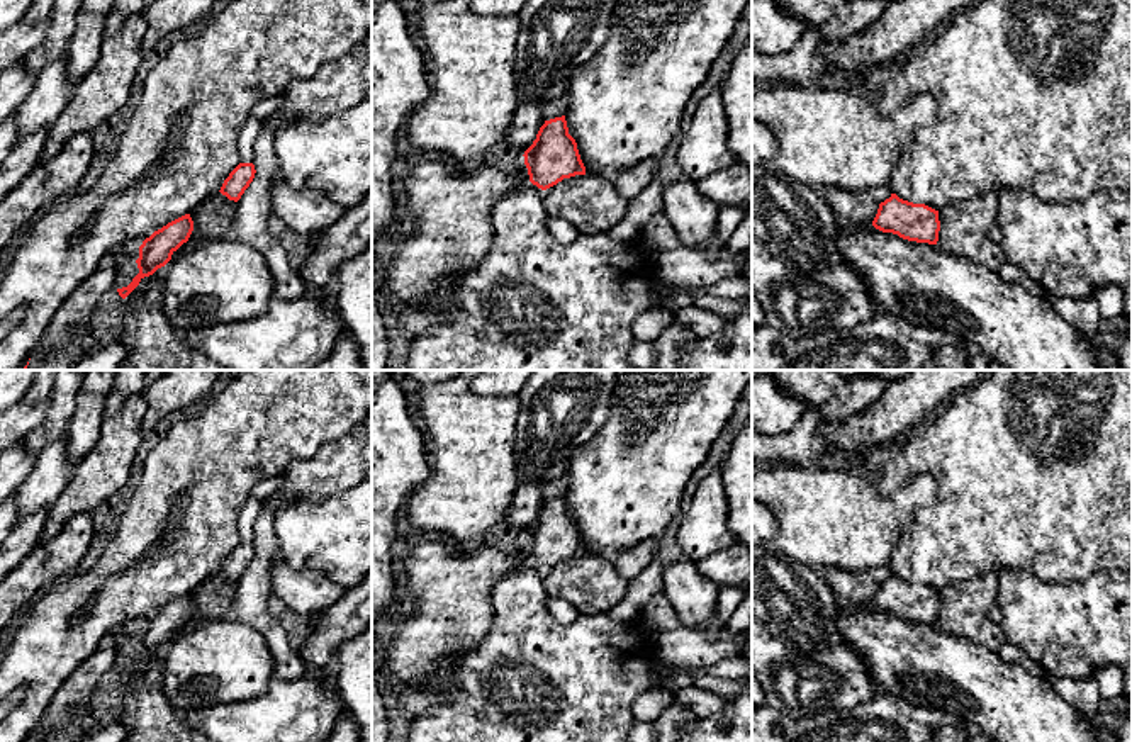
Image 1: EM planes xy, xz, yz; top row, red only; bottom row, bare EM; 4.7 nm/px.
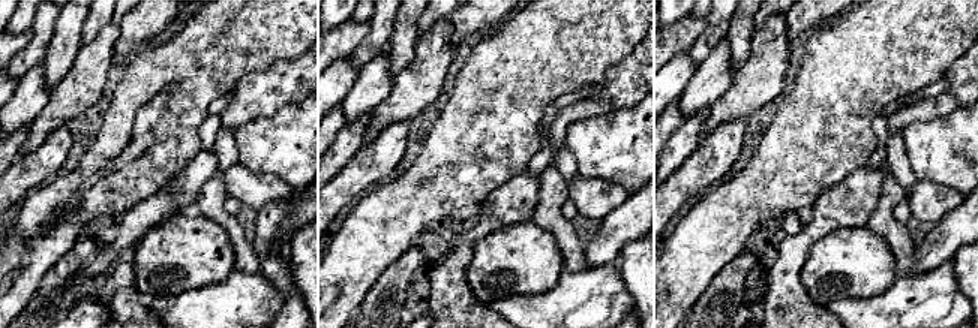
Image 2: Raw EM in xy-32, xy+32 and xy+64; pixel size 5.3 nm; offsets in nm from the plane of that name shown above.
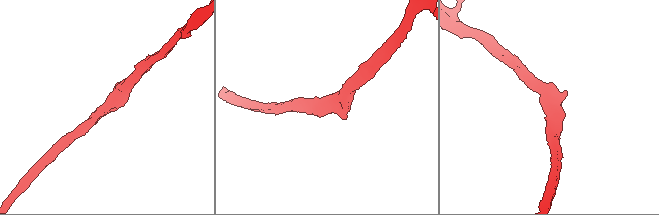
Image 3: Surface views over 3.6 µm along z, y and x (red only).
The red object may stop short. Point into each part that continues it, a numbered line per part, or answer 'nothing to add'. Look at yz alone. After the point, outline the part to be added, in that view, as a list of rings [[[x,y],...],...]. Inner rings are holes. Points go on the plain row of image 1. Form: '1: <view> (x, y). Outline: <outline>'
nothing to add

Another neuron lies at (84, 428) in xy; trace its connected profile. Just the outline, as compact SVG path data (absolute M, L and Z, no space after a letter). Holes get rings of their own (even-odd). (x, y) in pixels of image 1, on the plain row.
M87 370L76 394L76 409L64 433L66 455L76 465L97 443L104 409L117 370Z

